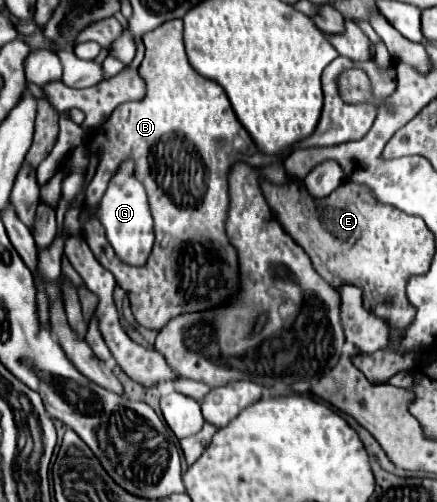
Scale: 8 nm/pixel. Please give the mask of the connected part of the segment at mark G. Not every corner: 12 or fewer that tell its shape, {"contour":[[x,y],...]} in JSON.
{"contour":[[126,160],[98,220],[124,262],[144,266],[154,224],[146,190]]}

